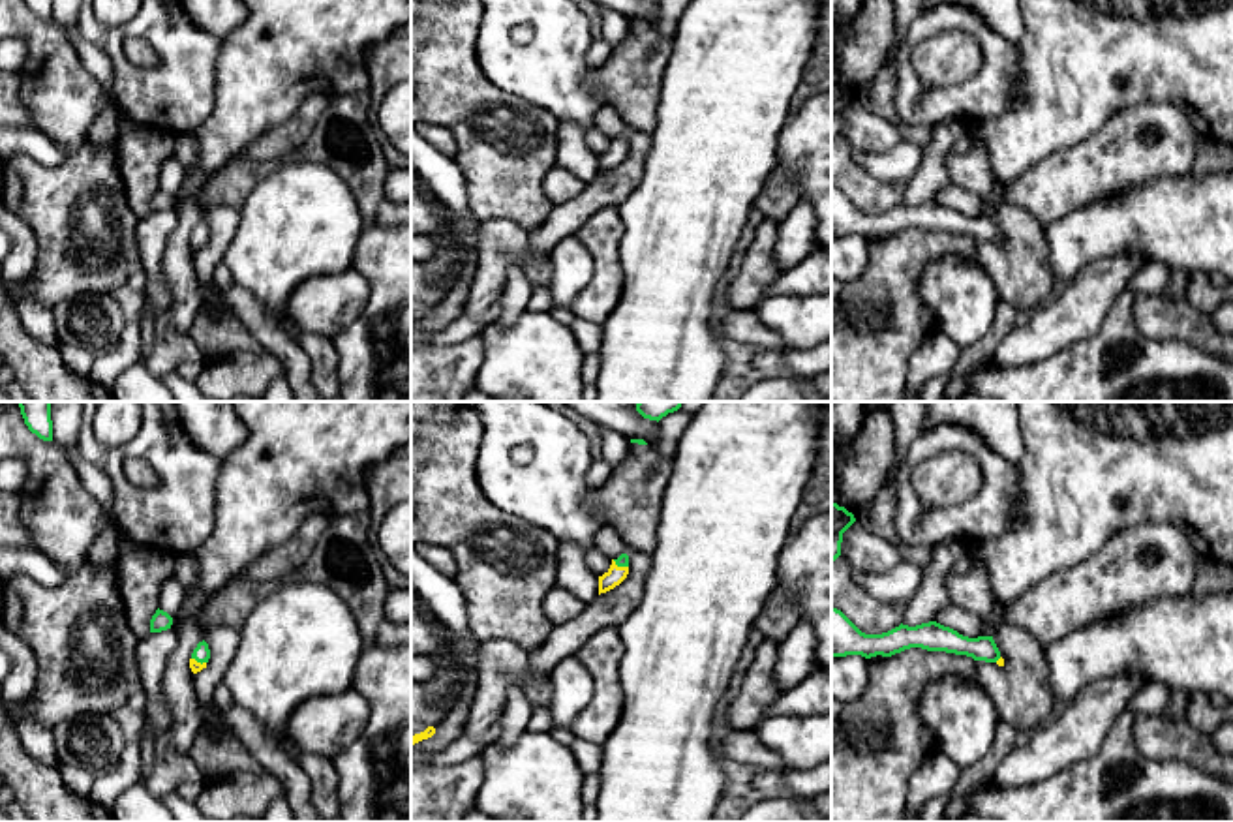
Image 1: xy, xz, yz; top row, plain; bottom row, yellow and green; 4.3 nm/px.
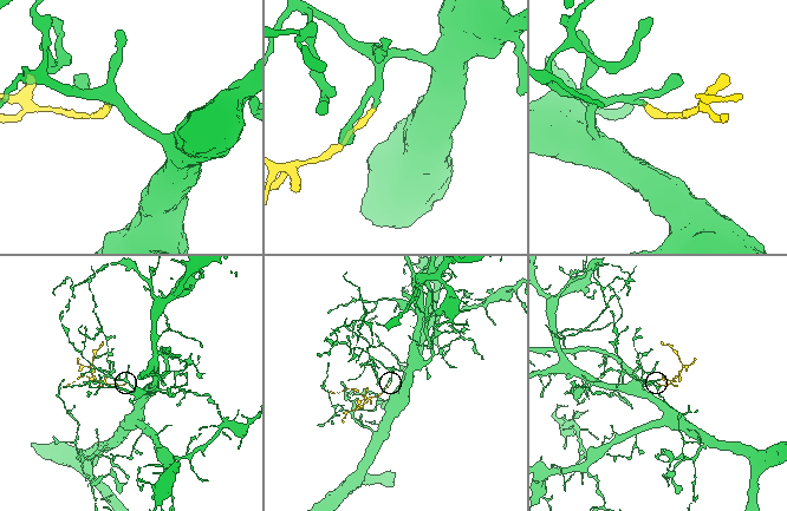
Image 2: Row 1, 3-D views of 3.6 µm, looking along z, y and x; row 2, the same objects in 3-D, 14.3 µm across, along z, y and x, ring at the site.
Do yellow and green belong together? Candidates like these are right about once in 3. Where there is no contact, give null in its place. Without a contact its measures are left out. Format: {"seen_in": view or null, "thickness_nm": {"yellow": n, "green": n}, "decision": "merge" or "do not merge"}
{"seen_in": "xz", "thickness_nm": {"yellow": 80, "green": 50}, "decision": "merge"}

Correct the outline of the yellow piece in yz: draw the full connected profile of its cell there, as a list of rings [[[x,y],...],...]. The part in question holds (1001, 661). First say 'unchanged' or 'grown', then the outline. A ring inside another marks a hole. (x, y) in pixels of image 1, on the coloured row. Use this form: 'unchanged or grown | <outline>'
grown | [[[831,606],[831,657],[891,657],[910,647],[967,655],[974,661],[1004,666],[993,636],[968,638],[936,621],[916,627],[901,623],[882,634],[865,634],[841,610]]]

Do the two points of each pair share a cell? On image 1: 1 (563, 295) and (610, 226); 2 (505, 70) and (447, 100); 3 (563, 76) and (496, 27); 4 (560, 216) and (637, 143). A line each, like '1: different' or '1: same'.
1: different
2: different
3: same
4: same

